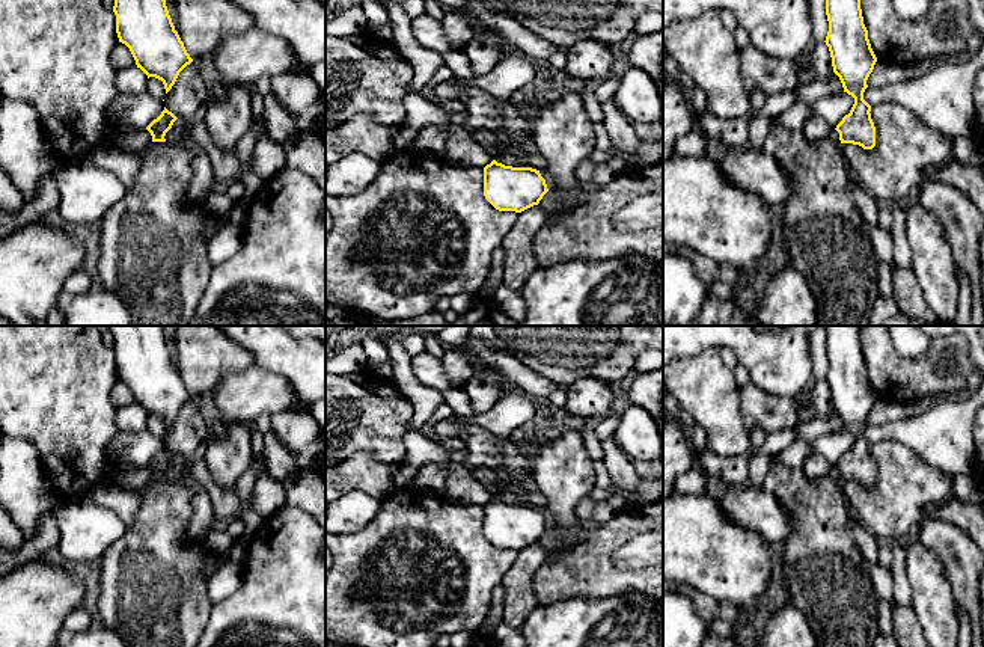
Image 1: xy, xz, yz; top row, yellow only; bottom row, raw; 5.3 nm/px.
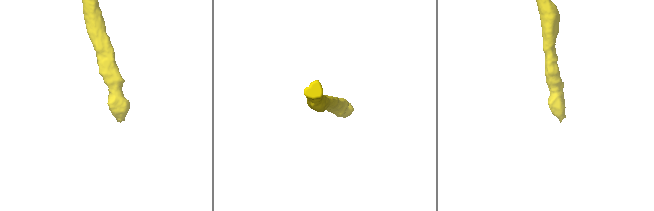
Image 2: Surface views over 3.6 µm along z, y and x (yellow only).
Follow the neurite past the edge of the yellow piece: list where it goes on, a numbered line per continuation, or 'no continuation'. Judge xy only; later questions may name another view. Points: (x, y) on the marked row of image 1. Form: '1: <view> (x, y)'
no continuation

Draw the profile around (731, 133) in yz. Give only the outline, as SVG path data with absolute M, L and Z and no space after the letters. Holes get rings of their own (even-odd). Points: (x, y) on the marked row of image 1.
M705 109L696 124L707 139L719 142L723 148L749 146L746 116L723 119Z

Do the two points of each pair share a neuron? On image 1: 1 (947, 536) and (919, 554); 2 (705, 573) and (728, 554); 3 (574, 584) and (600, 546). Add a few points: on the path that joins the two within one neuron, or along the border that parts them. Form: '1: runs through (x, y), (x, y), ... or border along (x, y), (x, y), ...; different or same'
1: border along (918, 542), (938, 557), (947, 579); different
2: runs through (712, 567), (722, 560); same
3: runs through (579, 575), (594, 555); same

